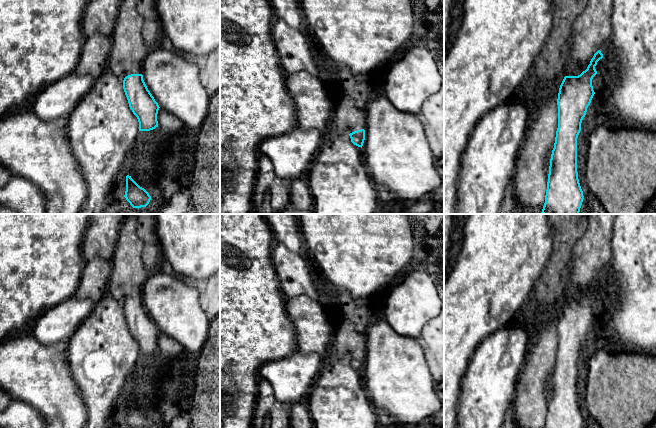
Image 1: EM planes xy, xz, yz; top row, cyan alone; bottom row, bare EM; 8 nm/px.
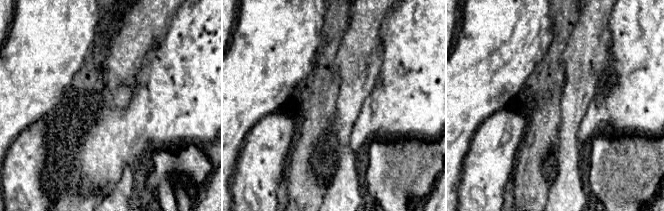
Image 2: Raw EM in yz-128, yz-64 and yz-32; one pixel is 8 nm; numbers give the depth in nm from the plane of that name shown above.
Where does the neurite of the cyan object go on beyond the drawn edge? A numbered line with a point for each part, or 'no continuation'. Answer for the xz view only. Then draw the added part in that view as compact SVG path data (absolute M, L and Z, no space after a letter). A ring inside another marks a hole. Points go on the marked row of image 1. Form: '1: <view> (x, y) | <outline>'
1: xz (348, 116) | M345 95L335 102L332 121L338 132L350 134L365 129L366 117L364 108L358 105L356 98Z

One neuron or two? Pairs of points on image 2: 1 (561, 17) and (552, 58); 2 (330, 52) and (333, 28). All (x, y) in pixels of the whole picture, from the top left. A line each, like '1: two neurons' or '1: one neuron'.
1: one neuron
2: one neuron

